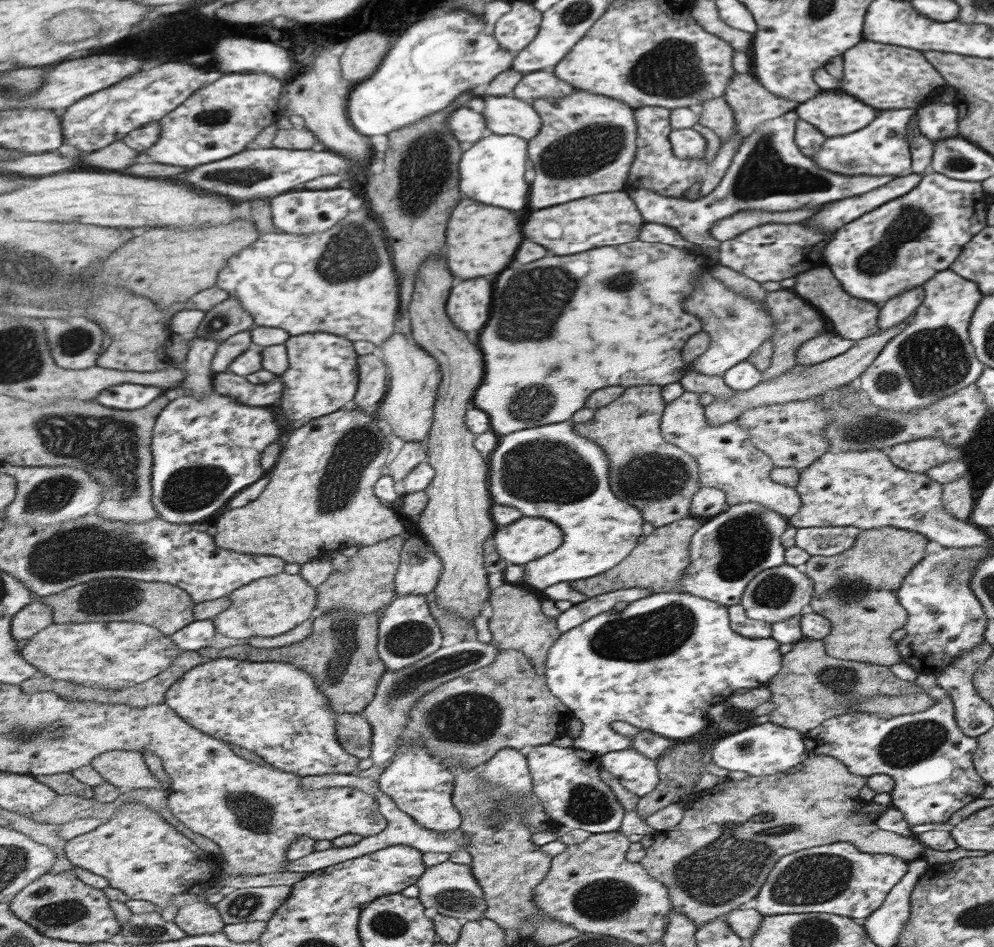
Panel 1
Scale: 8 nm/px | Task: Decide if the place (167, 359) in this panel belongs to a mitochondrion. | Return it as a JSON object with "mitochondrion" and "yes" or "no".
{"mitochondrion":"no"}

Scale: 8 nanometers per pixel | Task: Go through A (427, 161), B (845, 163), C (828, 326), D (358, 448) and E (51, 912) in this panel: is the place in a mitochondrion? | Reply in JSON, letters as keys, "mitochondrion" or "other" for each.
{"A":"mitochondrion","B":"mitochondrion","C":"other","D":"mitochondrion","E":"mitochondrion"}

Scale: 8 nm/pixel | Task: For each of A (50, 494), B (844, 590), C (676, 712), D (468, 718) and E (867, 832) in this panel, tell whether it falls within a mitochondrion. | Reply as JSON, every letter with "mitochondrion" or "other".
{"A":"mitochondrion","B":"mitochondrion","C":"other","D":"mitochondrion","E":"other"}

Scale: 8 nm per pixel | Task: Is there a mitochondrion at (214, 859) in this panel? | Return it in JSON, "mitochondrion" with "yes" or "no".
{"mitochondrion":"no"}

